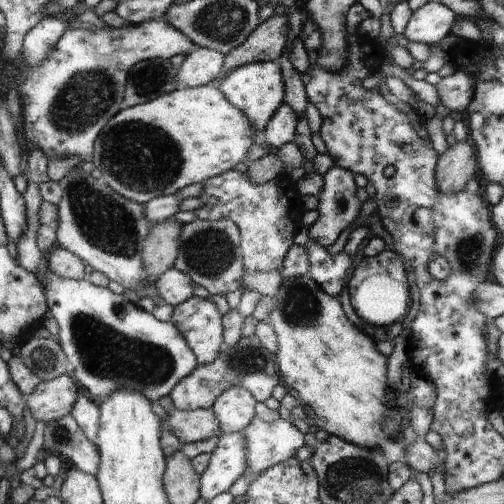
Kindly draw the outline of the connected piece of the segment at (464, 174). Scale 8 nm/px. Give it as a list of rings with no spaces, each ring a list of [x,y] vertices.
[[[457,142],[438,156],[435,168],[437,189],[445,195],[455,195],[465,190],[468,180],[476,174],[479,160],[468,142]]]

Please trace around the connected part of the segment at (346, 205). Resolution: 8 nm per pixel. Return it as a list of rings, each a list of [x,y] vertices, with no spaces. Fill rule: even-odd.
[[[333,165],[323,174],[322,192],[318,196],[318,219],[309,227],[309,238],[317,241],[323,248],[328,248],[336,242],[336,239],[353,225],[360,214],[363,202],[356,195],[357,187],[354,183],[355,173],[342,168],[340,165]]]

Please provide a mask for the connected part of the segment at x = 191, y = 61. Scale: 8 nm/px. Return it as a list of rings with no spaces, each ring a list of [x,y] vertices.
[[[194,47],[179,67],[177,88],[208,85],[220,74],[225,56],[208,47]]]

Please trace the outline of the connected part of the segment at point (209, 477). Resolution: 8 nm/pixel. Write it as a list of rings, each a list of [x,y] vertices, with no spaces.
[[[243,431],[221,433],[210,456],[209,466],[200,475],[199,486],[199,494],[207,502],[229,492],[232,484],[244,474],[247,464]]]

